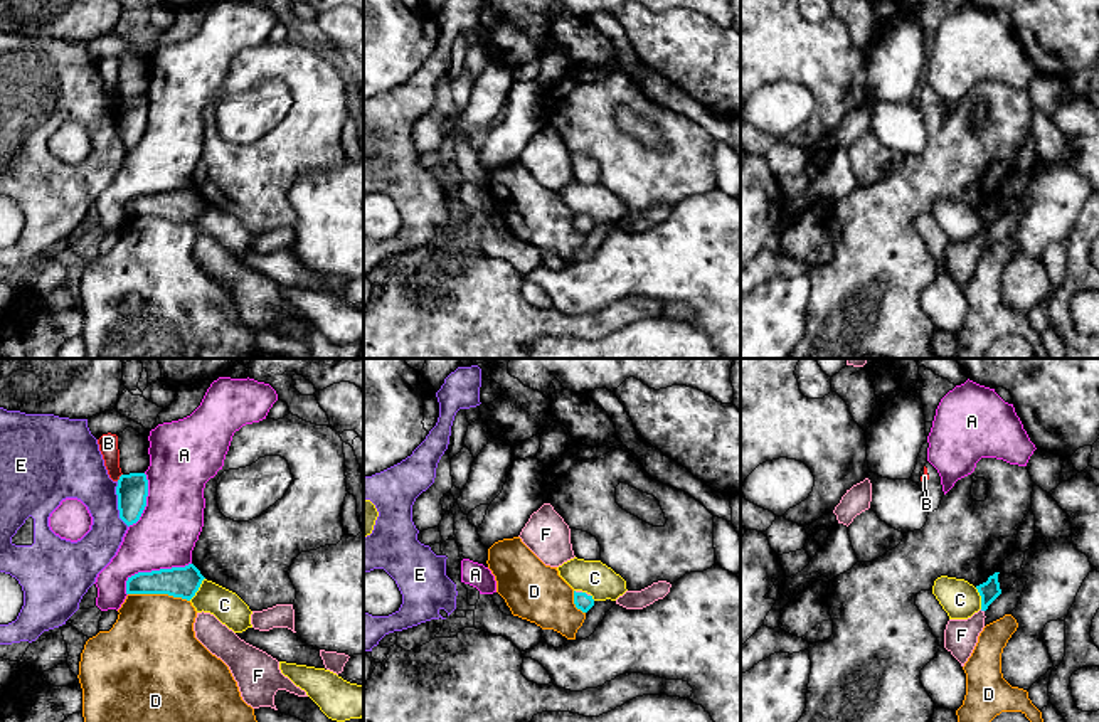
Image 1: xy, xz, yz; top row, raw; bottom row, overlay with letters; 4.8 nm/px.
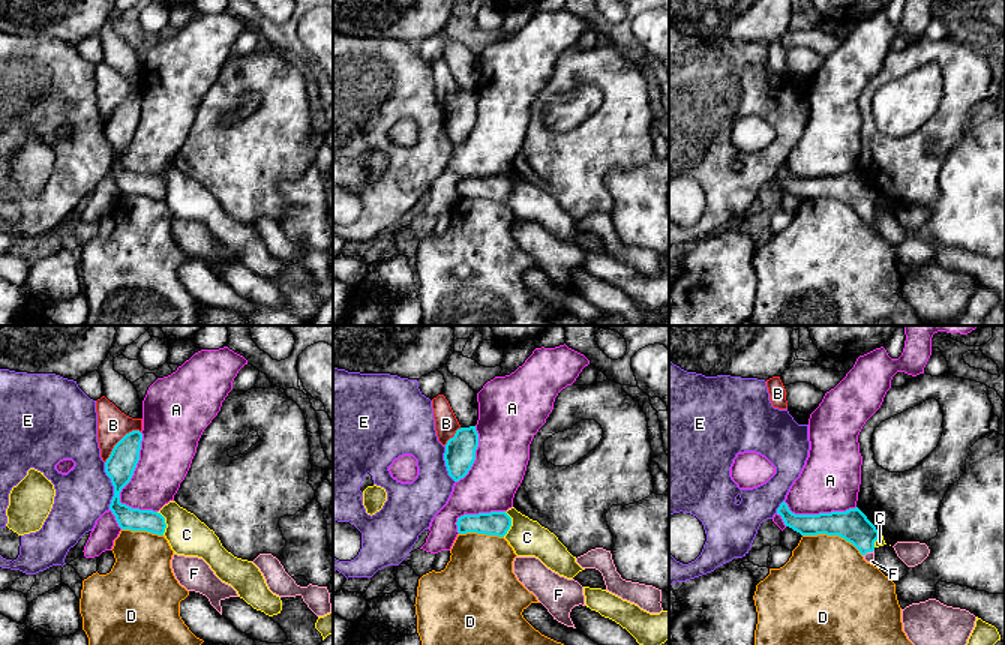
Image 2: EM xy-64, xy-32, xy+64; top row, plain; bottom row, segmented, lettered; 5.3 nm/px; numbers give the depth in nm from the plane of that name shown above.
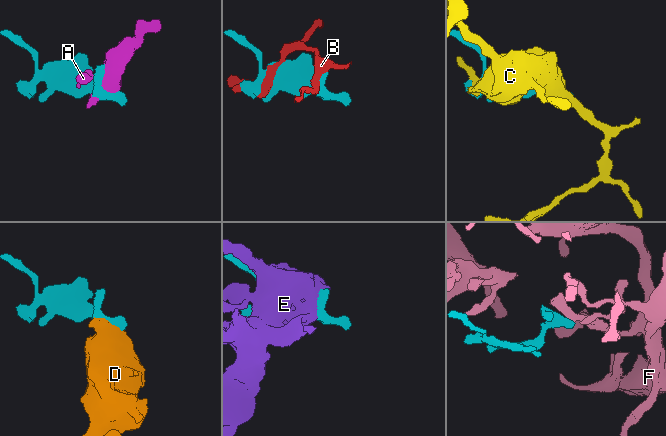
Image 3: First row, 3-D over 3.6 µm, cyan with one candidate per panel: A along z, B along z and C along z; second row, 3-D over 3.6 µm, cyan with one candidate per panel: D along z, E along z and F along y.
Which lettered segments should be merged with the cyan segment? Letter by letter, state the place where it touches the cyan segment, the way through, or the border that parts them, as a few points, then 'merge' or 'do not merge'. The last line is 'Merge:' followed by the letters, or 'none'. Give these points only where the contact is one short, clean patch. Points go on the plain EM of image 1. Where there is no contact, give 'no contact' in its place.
A: xy (152, 194) | do not merge
B: xy (120, 100) | do not merge
C: xy (197, 212) | do not merge
D: xy (159, 216) | do not merge
E: xy (118, 127) | do not merge
F: xz (578, 216) | across xz (581, 222), (578, 216), (576, 214) | merge
Merge: F

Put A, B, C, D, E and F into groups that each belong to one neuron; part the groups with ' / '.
A / B / C / D / E / F

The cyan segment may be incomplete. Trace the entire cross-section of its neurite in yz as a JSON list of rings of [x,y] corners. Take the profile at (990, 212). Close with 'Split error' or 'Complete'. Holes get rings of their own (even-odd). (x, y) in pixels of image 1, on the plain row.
[[[998,197],[988,200],[986,205],[976,209],[981,219],[981,232],[968,242],[949,242],[944,252],[944,271],[964,289],[971,279],[978,259],[985,251],[985,234],[1001,217]]]. Split error

